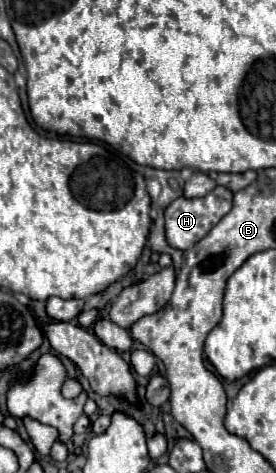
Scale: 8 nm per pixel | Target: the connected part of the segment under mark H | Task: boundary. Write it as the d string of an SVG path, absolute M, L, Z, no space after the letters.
M215 187L207 197L199 199L185 199L179 197L175 199L167 209L165 209L165 237L167 243L173 249L187 251L191 249L197 241L201 241L211 227L215 227L223 215L227 215L233 207L233 193L227 187Z

